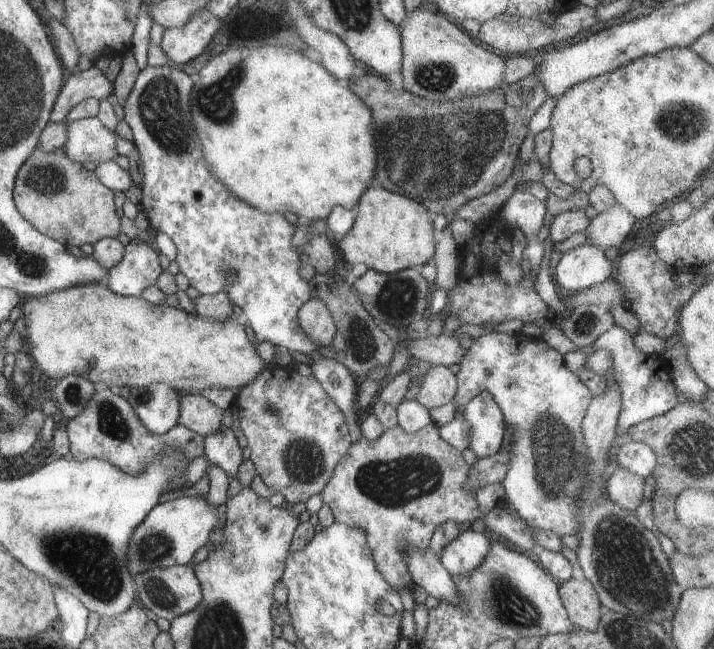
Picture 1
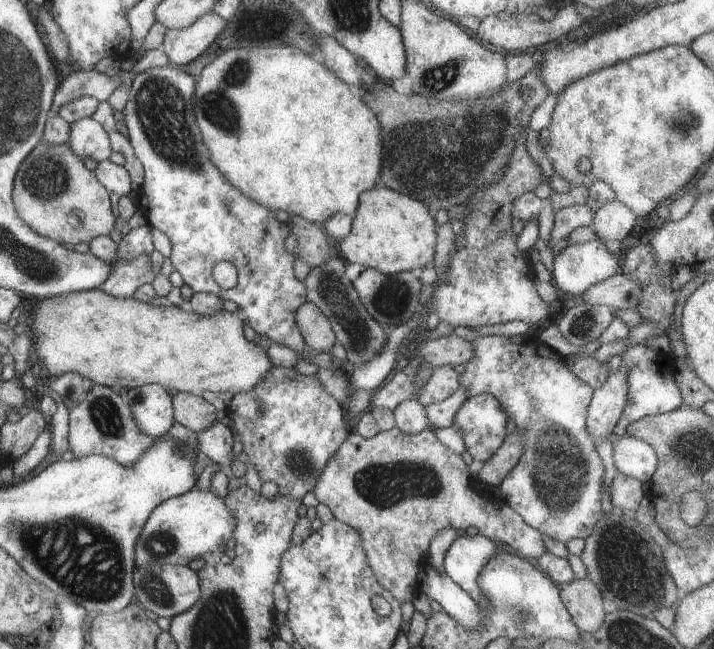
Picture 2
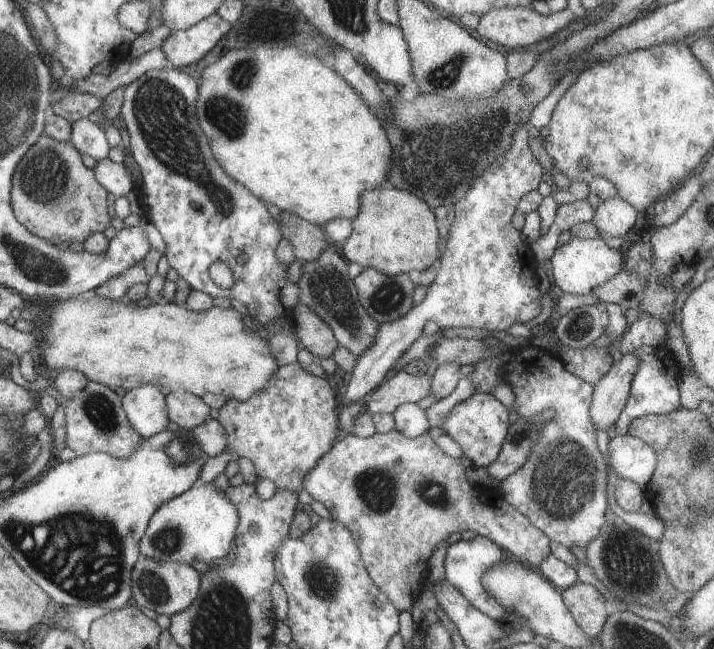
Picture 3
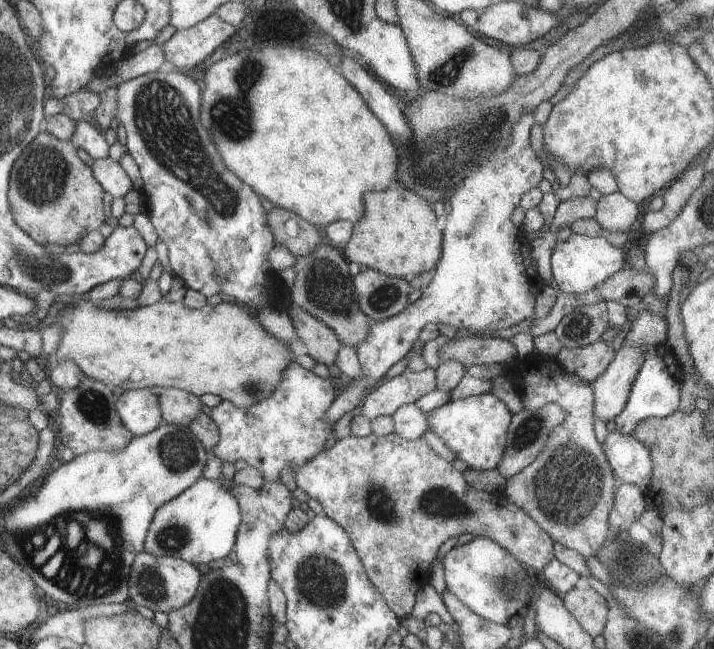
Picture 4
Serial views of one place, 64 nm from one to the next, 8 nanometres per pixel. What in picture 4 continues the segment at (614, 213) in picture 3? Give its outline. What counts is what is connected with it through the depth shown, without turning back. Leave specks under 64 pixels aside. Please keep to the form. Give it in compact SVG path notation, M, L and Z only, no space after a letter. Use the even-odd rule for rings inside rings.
M615 192L611 196L601 196L597 200L597 214L593 220L605 232L629 232L629 226L635 222L639 208L627 196Z

